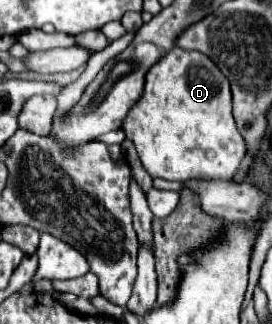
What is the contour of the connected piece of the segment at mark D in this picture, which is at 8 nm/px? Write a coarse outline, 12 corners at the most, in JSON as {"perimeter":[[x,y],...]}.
{"perimeter":[[174,47],[122,131],[152,177],[228,179],[230,83]]}

